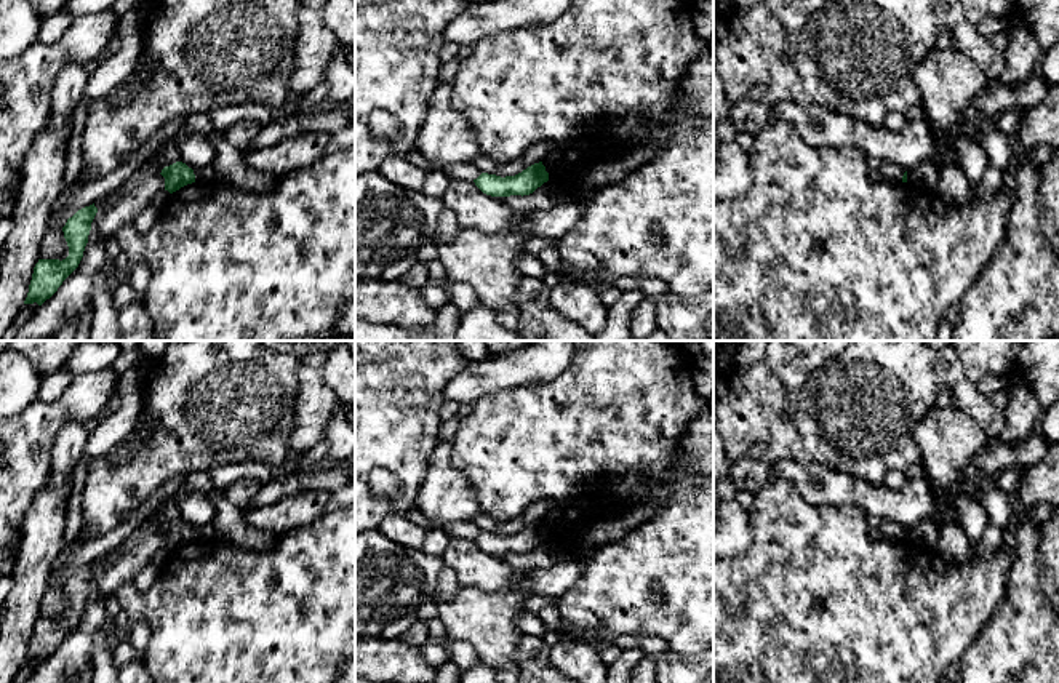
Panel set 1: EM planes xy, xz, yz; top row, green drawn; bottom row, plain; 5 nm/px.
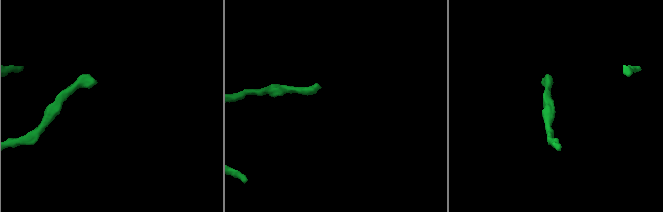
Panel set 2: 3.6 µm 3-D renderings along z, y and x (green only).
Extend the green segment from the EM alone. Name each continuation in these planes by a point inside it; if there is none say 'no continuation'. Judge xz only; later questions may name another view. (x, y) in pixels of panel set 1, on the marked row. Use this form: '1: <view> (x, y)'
no continuation

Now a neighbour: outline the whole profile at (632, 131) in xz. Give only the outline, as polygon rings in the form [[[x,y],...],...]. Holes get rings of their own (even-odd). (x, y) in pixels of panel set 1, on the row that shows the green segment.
[[[627,115],[614,130],[613,136],[621,147],[630,150],[632,147],[641,144],[653,130],[654,125],[651,122],[643,122],[635,115]]]

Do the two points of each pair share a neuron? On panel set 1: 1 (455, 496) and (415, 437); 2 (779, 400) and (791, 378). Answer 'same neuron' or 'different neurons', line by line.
1: different neurons
2: different neurons

